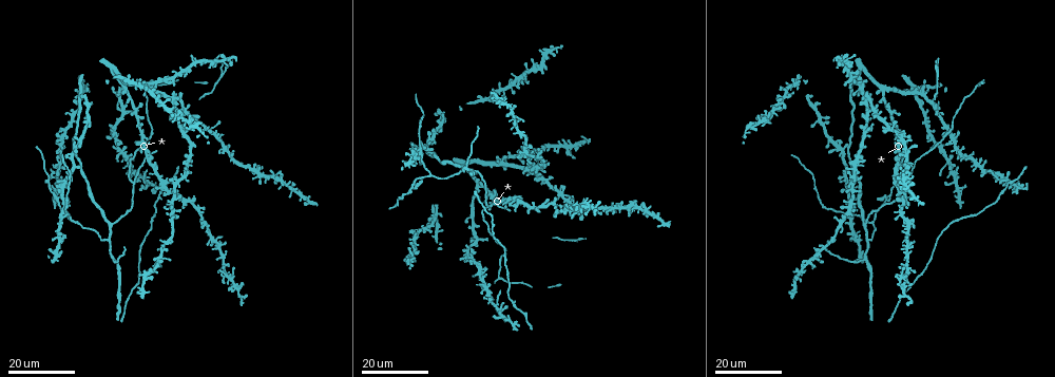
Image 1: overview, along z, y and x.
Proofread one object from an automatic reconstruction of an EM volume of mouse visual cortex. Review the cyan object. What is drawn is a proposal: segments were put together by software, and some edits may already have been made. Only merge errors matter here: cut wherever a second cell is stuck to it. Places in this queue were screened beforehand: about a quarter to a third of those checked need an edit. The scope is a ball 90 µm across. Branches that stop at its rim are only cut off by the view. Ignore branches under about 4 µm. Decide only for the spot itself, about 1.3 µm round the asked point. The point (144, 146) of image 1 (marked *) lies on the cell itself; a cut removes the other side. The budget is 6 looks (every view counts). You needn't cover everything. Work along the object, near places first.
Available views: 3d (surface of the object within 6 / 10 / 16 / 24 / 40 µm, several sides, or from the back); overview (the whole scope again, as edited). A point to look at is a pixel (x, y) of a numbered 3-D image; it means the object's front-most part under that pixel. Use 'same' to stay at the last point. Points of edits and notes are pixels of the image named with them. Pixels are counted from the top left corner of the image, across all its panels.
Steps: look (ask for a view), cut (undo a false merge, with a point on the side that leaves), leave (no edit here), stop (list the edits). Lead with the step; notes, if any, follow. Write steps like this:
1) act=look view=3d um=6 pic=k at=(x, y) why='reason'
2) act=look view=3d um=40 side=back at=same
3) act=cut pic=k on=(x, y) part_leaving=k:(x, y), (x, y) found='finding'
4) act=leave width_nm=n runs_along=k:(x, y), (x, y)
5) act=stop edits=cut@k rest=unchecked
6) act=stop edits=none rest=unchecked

act=look view=3d um=16 pic=1 at=(847, 144) why='branch point'

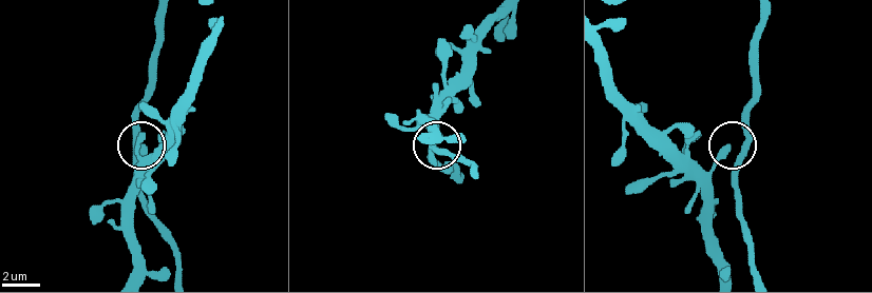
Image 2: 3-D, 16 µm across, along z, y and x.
act=look view=3d um=10 pic=2 at=(739, 158)

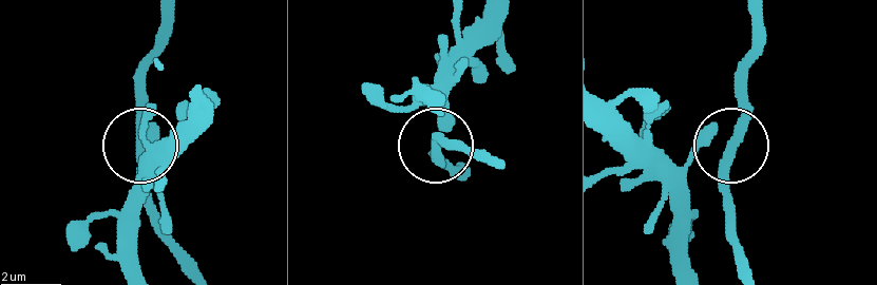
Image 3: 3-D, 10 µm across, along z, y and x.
act=leave width_nm=300 runs_along=3:(750, 271), (725, 196), (740, 70) found='one cell here'

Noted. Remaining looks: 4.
act=look view=3d um=24 pic=1 at=(57, 198) why='four arms meet'

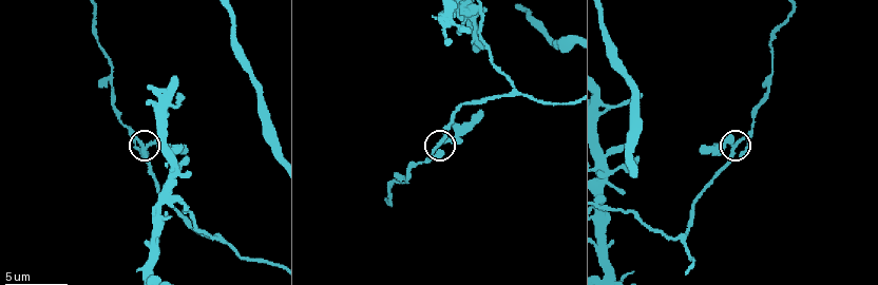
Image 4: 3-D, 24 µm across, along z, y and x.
act=look view=3d um=6 pic=4 at=(732, 147)

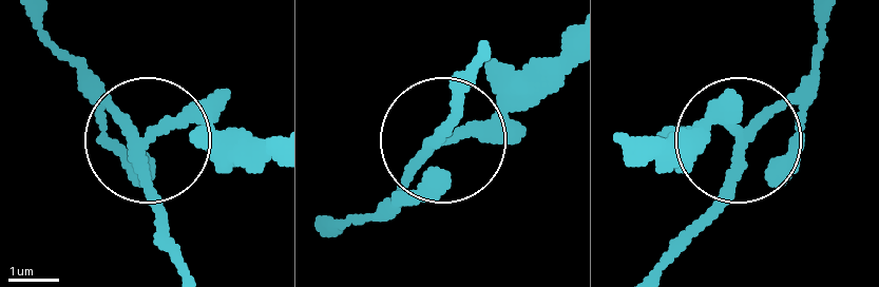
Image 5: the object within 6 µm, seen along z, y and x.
act=leave arms=4 runs_along=5:(179, 263), (151, 174), (154, 141), (188, 125), (276, 137) found='one cell here'

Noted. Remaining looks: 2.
act=look view=3d um=16 pic=1 at=(1003, 176)

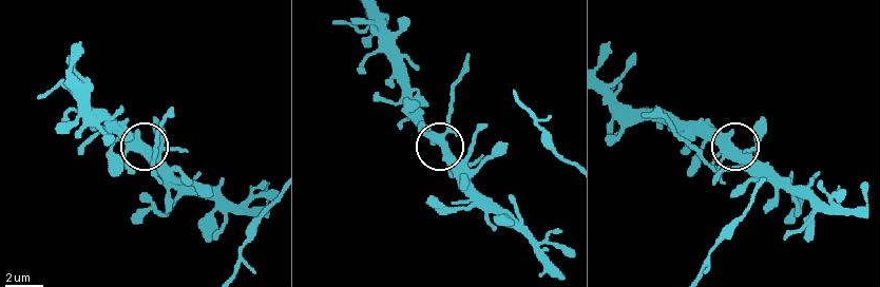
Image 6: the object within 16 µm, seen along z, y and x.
act=look view=3d um=6 pic=6 at=(147, 155)

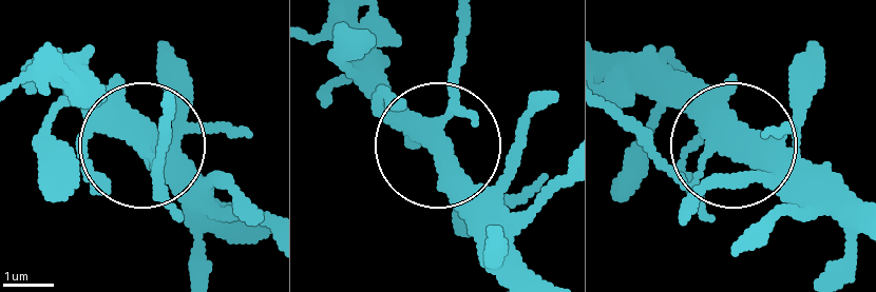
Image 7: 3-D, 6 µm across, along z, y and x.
act=cut pic=7 on=(179, 212) arms=4 found='a second cell is stuck on'

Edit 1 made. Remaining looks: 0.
act=stop edits=cut@7 rest=unchecked

